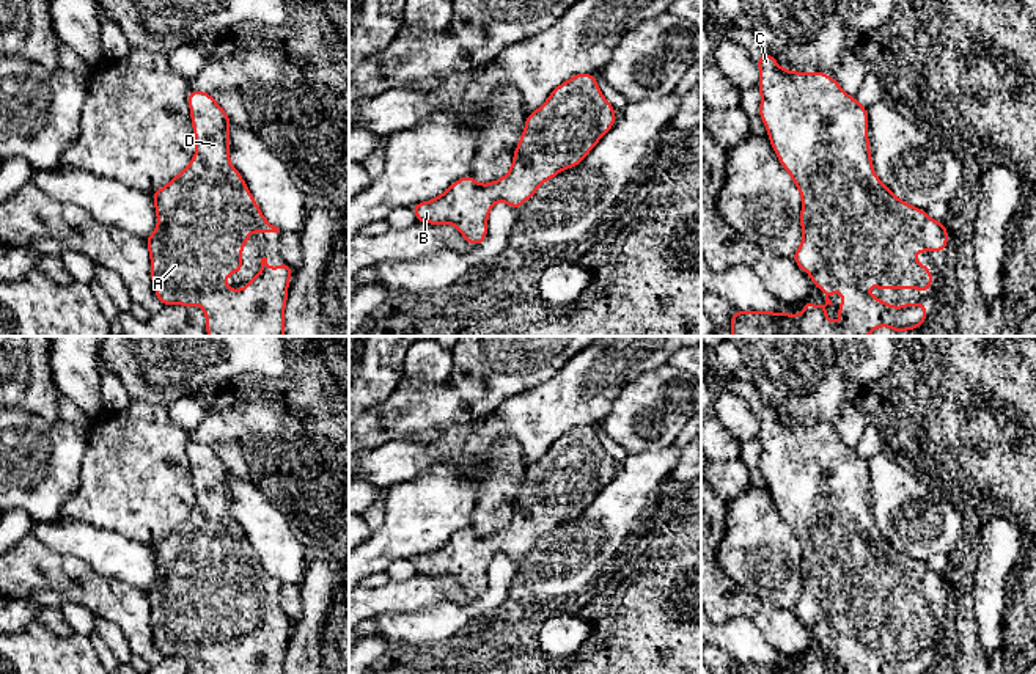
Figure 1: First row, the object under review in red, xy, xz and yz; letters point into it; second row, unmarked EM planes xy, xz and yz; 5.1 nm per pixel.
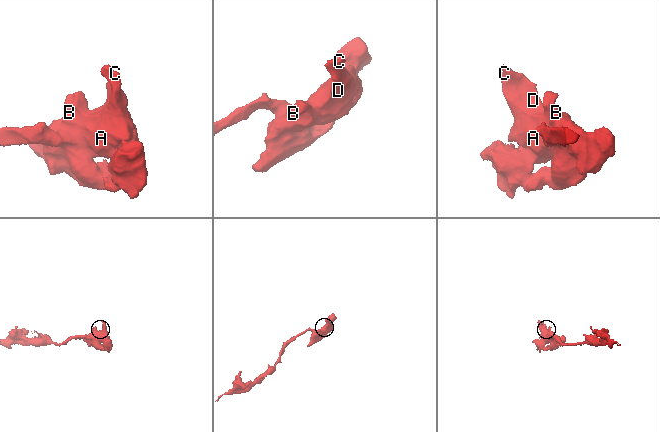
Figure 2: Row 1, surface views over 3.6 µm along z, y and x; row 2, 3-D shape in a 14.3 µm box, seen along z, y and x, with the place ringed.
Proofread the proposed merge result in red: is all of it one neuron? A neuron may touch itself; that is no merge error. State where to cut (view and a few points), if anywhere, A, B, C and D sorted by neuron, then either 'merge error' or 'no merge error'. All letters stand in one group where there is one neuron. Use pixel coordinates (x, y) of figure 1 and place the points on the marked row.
no cut; A B C D; no merge error

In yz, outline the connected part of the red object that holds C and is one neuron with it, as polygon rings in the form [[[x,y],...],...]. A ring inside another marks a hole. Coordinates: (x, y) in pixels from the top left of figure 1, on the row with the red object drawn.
[[[769,52],[755,61],[761,72],[759,116],[780,163],[791,174],[803,201],[799,217],[803,239],[792,259],[825,292],[825,303],[814,306],[805,299],[800,314],[734,310],[729,325],[733,336],[868,336],[884,325],[895,333],[918,328],[928,319],[928,303],[904,303],[896,308],[871,297],[868,284],[928,292],[934,281],[932,272],[913,259],[918,251],[946,250],[950,237],[945,223],[895,196],[876,176],[868,140],[868,108],[849,96],[836,79],[824,71],[788,71]],[[836,291],[843,292],[839,324],[825,314],[825,306],[833,305],[828,295]]]

